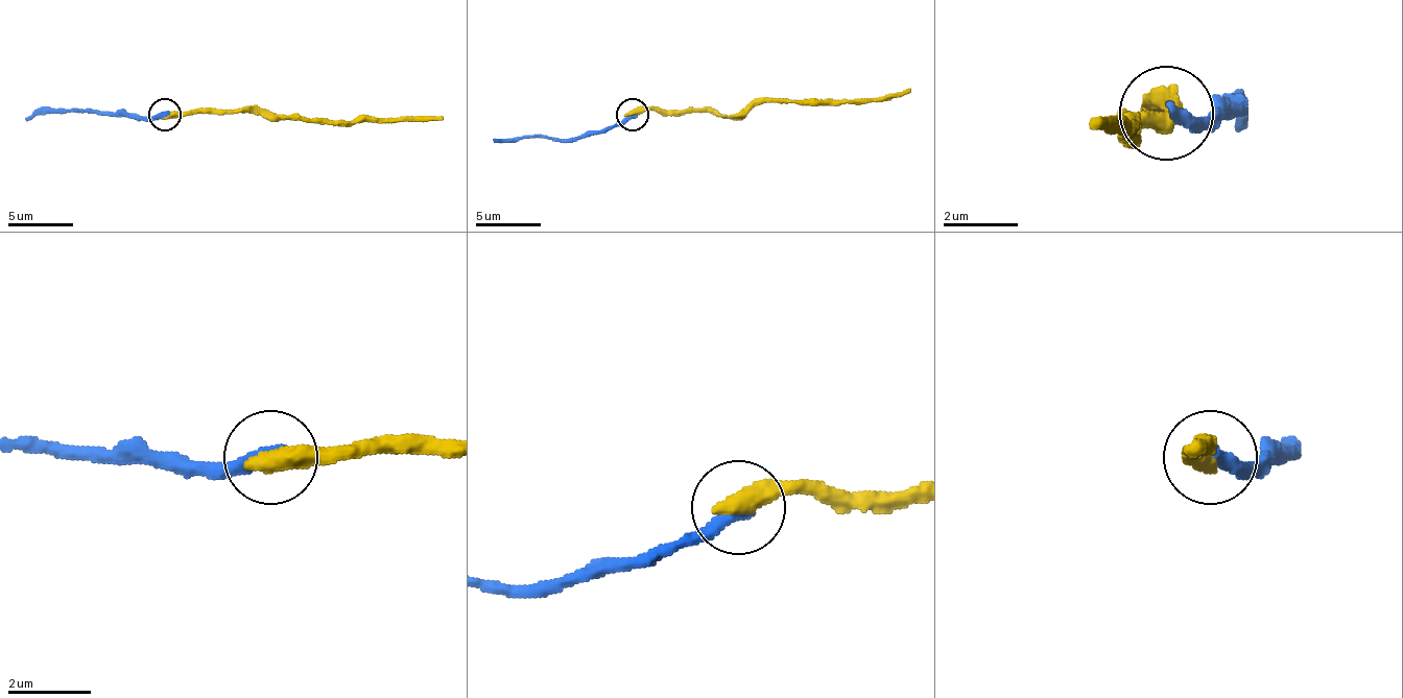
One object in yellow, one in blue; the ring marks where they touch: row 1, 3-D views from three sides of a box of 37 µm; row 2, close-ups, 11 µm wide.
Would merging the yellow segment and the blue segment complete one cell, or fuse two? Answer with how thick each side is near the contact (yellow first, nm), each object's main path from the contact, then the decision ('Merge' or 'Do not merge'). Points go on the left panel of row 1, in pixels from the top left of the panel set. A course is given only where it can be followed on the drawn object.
Thickness 550 nm (yellow) against 360 nm. Course of yellow: (165, 116), (179, 112), (250, 112), (295, 119), (399, 122), (442, 116). Course of blue: (165, 116), (39, 109), (25, 122). Merge

